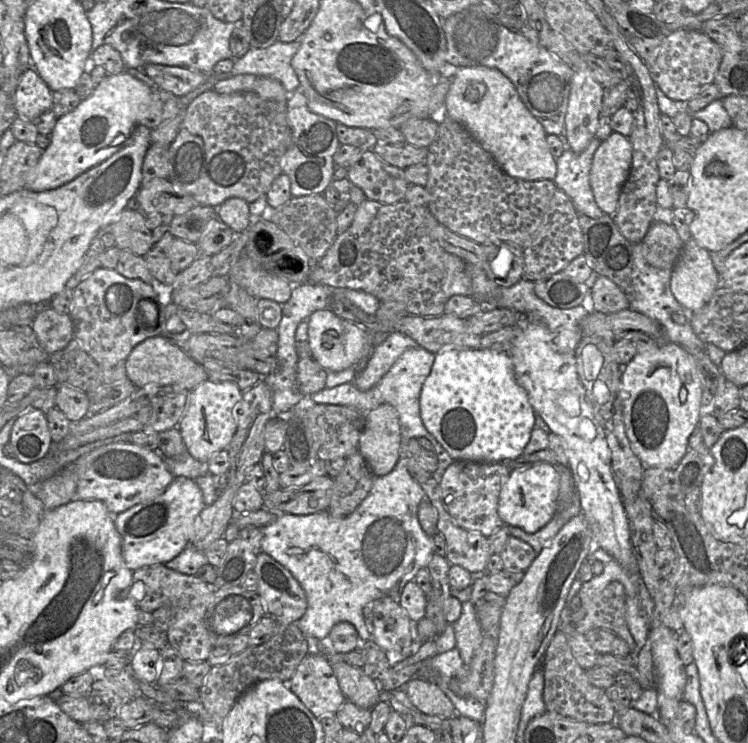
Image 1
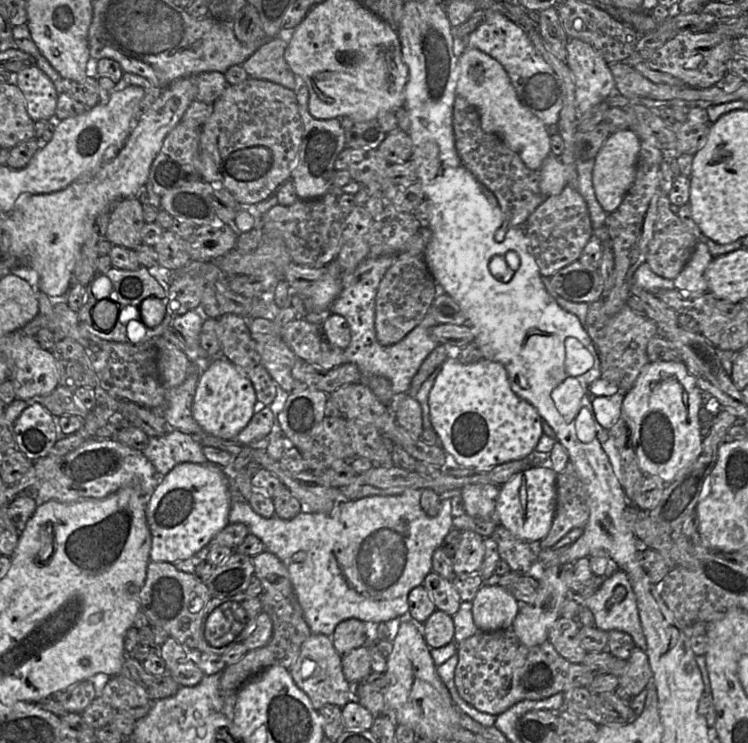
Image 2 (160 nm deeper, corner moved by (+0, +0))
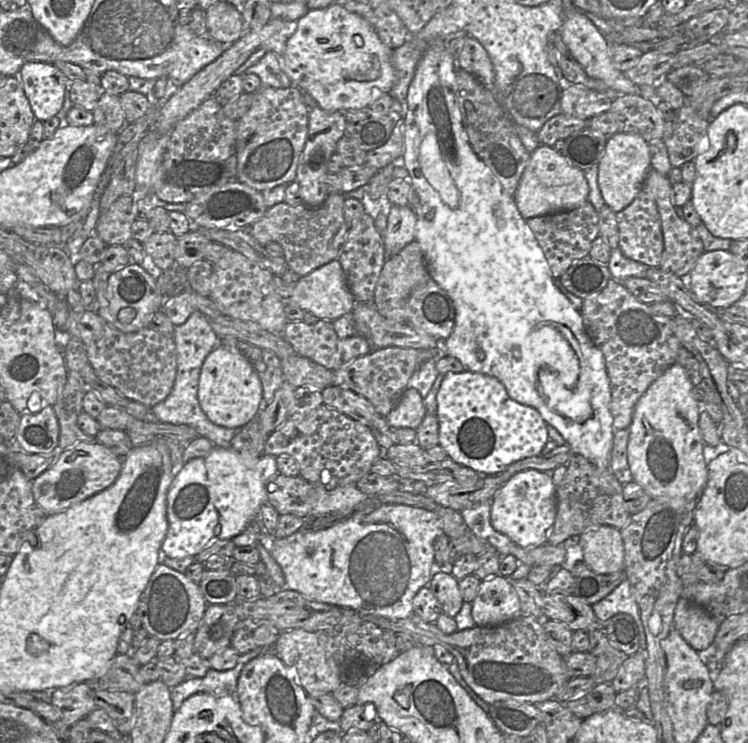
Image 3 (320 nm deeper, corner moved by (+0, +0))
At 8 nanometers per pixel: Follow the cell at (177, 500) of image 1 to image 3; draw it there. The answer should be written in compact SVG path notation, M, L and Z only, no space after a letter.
M214 447L208 455L185 463L174 476L167 492L168 531L161 545L163 555L172 559L195 557L211 543L241 534L259 512L261 505L267 502L265 483L277 473L276 457L262 455L253 468L248 468L240 455L230 447Z

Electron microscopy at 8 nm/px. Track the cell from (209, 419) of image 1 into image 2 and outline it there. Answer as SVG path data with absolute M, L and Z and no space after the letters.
M224 357L211 359L201 371L192 404L192 415L204 432L233 440L259 411L251 381Z

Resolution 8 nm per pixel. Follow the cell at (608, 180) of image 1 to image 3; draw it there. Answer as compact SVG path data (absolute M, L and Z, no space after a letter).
M619 132L606 142L598 163L598 186L604 200L615 213L626 208L637 197L651 169L649 143L642 137Z

